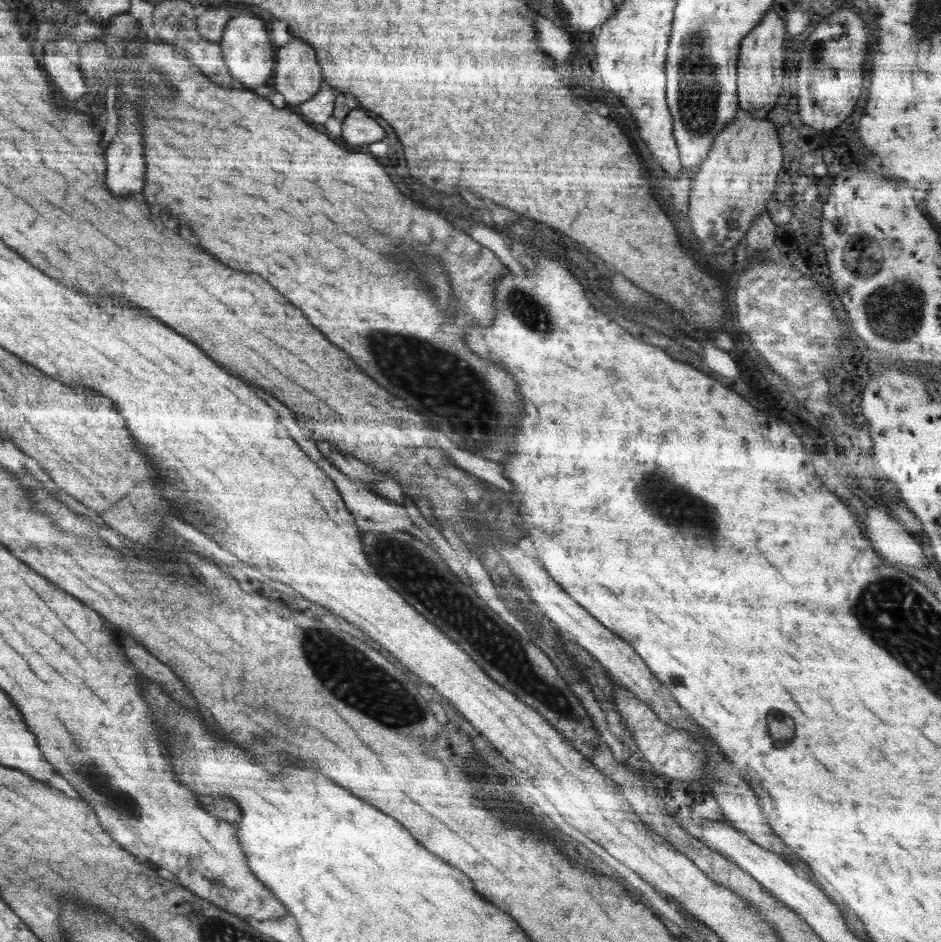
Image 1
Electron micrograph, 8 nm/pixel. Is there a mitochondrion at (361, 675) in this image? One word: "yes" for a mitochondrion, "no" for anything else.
yes

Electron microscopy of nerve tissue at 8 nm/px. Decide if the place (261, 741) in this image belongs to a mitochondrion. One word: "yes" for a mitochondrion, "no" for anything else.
yes

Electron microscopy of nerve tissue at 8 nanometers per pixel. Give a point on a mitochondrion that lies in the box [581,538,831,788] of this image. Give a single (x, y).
(776, 720)

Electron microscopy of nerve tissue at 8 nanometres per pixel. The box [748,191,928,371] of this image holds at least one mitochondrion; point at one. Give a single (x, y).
(894, 311)

